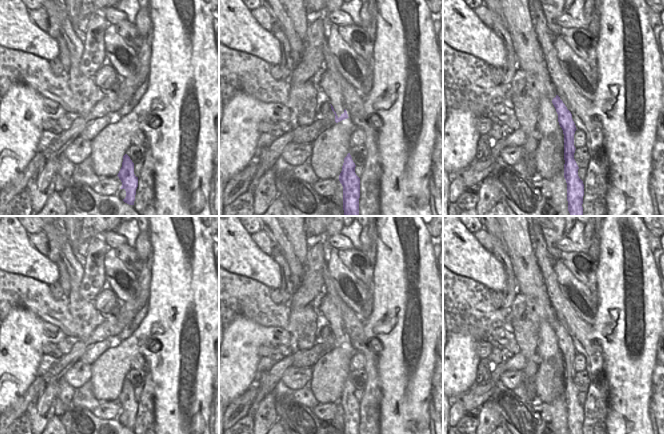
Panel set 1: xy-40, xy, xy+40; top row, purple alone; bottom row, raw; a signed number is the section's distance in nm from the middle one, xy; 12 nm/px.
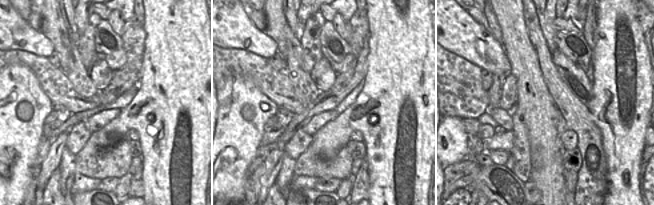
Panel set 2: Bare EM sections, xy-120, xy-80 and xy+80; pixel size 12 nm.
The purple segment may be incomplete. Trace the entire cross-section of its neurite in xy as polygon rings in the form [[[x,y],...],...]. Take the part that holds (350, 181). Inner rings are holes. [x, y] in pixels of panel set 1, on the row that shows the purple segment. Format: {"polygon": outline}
{"polygon": [[[350,153],[344,158],[339,181],[343,186],[344,216],[359,216],[360,178],[355,173]]]}

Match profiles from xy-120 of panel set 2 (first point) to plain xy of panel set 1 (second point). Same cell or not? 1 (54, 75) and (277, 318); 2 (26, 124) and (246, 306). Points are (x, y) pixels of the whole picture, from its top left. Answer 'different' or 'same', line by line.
1: same
2: different

